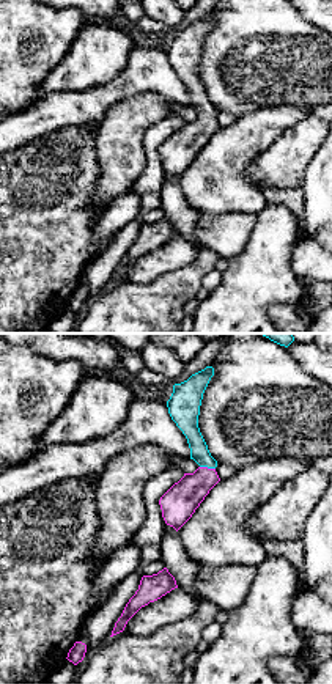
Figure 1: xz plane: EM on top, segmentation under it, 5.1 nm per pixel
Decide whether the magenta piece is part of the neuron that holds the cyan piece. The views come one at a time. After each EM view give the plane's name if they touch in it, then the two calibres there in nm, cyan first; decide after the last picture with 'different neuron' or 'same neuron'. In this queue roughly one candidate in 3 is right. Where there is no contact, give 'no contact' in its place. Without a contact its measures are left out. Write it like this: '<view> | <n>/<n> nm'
xz | 100/180 nm

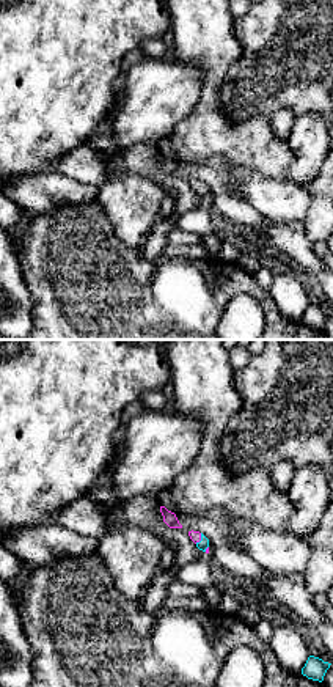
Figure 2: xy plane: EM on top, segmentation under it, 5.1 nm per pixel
xy | 60/60 nm

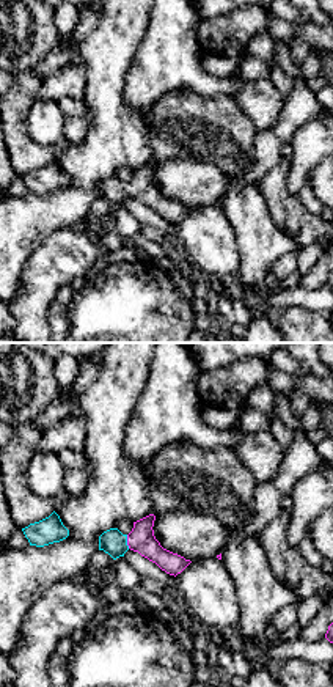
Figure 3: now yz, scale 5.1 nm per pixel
yz | 130/140 nm

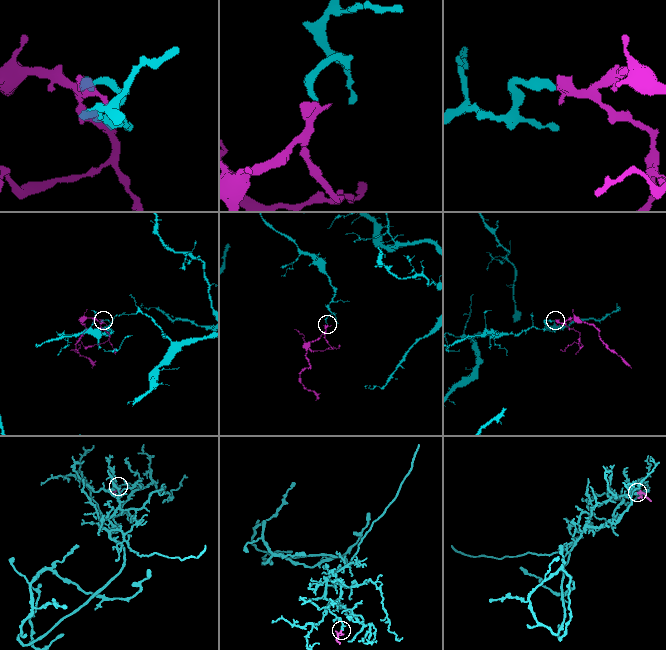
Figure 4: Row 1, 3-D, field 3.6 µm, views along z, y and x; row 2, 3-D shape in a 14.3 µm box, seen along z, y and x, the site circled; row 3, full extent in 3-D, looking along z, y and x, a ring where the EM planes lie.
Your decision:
same neuron

